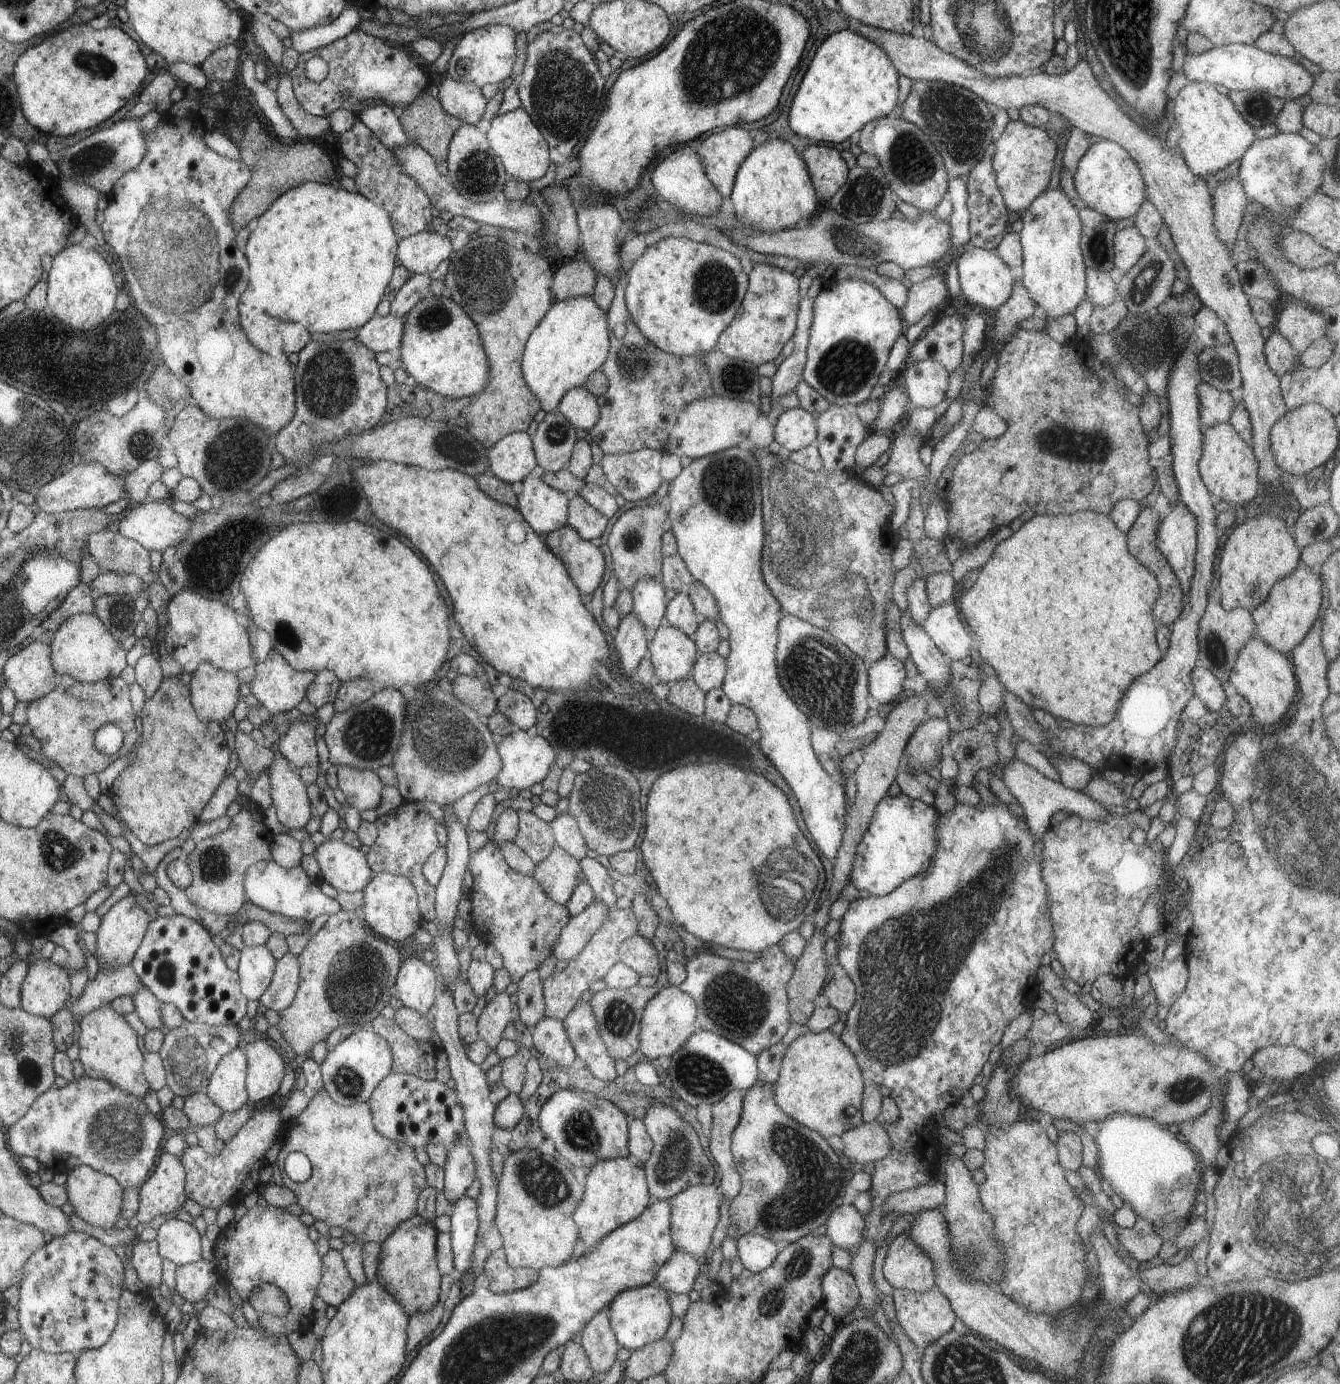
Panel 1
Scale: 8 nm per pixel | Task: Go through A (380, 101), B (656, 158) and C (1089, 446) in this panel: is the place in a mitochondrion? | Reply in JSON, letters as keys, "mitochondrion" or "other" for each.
{"A":"other","B":"other","C":"mitochondrion"}

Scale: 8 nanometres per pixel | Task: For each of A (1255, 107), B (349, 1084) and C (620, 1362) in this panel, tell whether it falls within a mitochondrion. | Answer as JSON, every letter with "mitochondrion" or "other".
{"A":"mitochondrion","B":"mitochondrion","C":"other"}

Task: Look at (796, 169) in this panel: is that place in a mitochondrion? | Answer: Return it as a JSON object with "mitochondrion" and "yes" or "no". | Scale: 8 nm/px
{"mitochondrion":"no"}

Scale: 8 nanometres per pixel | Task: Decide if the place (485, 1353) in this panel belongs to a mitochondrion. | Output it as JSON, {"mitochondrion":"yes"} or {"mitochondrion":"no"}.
{"mitochondrion":"yes"}

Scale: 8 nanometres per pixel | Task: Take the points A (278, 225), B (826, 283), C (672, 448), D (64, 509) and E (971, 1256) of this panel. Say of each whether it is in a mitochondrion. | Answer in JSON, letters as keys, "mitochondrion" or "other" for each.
{"A":"other","B":"other","C":"other","D":"other","E":"mitochondrion"}

